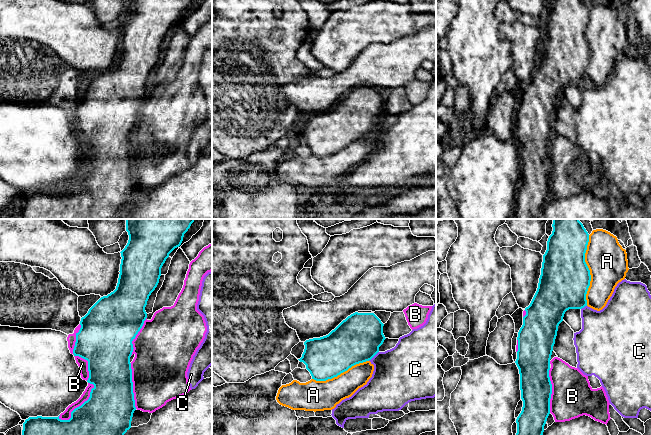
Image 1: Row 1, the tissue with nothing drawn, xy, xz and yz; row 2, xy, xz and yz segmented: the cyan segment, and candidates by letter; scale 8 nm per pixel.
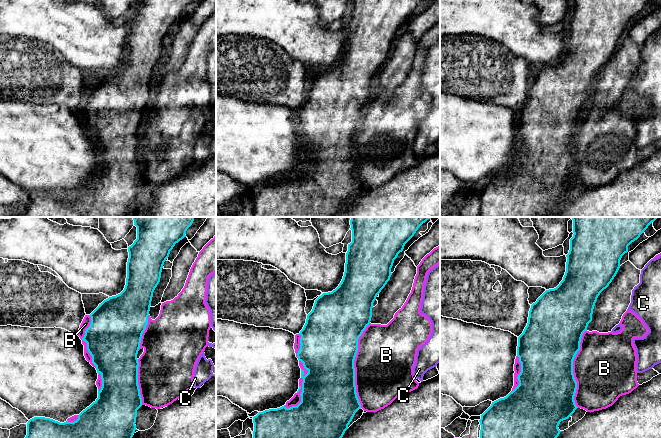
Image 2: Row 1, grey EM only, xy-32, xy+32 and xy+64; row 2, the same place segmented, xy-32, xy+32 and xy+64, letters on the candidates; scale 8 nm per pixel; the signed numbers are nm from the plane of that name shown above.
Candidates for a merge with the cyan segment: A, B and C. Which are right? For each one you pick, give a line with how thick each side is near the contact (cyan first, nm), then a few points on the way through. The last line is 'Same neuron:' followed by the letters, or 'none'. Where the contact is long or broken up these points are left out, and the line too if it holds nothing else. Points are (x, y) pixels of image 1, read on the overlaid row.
A: 400 nm thick on the cyan side, 320 nm on the other
Same neuron: A

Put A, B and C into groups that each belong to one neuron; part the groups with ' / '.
A / B / C

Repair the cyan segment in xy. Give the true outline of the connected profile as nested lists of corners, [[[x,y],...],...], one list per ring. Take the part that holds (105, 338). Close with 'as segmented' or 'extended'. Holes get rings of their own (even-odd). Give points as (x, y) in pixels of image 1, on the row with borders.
[[[126,219],[126,231],[129,235],[129,240],[125,248],[121,253],[121,264],[120,264],[120,274],[118,278],[118,283],[116,289],[108,294],[107,296],[101,297],[88,311],[88,313],[81,318],[80,325],[81,328],[78,333],[76,333],[76,342],[73,349],[74,356],[79,356],[88,361],[88,371],[89,378],[88,383],[93,384],[94,387],[91,389],[90,397],[81,406],[75,408],[71,412],[71,418],[69,420],[61,420],[58,417],[29,417],[23,423],[22,435],[124,435],[131,428],[131,421],[133,413],[136,410],[134,393],[133,393],[133,382],[132,382],[132,369],[130,363],[130,357],[133,352],[132,341],[135,339],[136,335],[142,328],[144,321],[147,318],[147,313],[145,307],[151,293],[155,290],[159,283],[161,276],[161,268],[165,263],[169,254],[177,247],[179,247],[183,241],[184,234],[188,231],[191,224],[195,219]]]; as segmented

